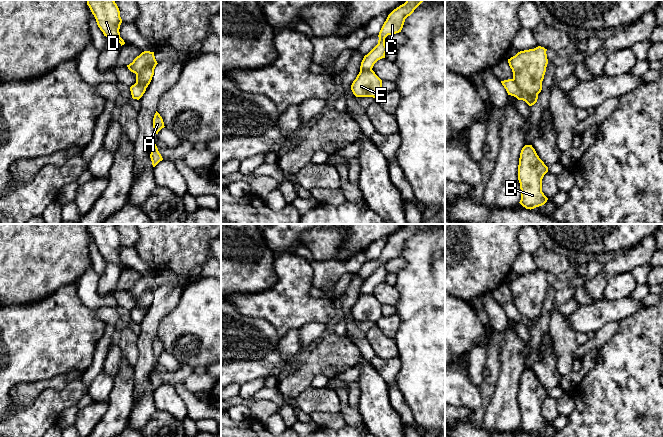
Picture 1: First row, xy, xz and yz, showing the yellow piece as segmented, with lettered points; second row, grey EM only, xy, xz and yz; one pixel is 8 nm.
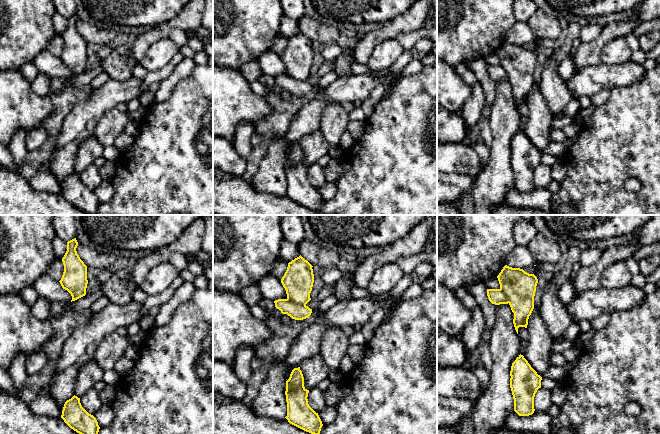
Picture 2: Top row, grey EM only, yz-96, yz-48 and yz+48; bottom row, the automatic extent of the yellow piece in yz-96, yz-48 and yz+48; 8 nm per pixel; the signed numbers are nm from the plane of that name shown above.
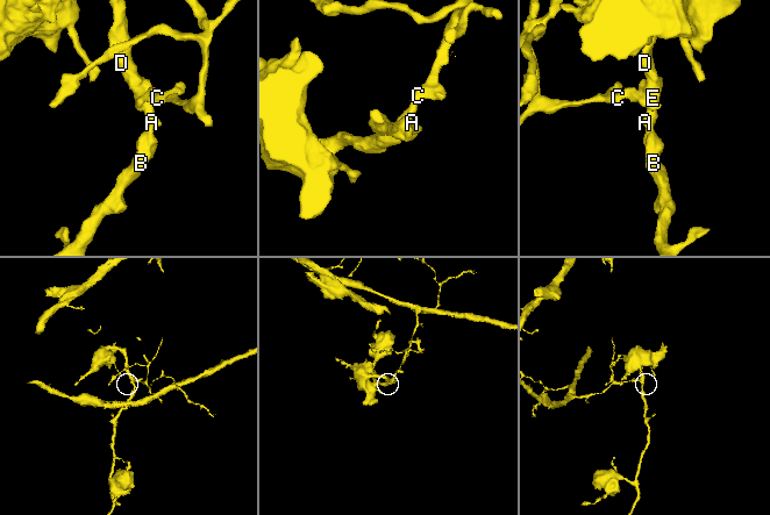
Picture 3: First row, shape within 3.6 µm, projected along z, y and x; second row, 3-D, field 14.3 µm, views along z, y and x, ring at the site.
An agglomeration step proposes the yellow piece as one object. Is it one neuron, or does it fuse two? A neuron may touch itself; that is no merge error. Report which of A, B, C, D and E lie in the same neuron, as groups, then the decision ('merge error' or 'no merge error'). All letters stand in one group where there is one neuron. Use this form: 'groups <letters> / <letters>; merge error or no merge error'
groups A B D E / C; merge error

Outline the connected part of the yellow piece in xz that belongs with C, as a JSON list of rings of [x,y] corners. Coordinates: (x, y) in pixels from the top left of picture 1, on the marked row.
[[[406,0],[404,4],[394,9],[388,15],[379,32],[378,44],[364,56],[361,62],[360,72],[372,70],[378,60],[385,58],[385,54],[388,50],[385,45],[385,38],[388,35],[401,32],[405,19],[410,16],[423,1],[424,0]]]

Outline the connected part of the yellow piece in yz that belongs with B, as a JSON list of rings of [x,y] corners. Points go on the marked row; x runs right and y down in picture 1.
[[[525,145],[520,153],[518,180],[521,189],[520,204],[526,209],[544,205],[548,198],[542,192],[542,179],[548,167],[539,158],[532,145]]]

